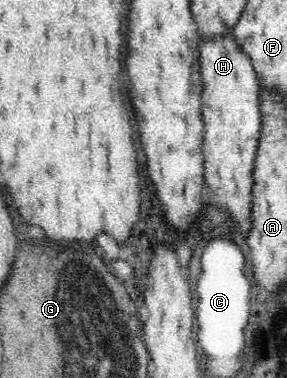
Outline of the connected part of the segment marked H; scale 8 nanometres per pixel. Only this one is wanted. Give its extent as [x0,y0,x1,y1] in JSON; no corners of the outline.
[200,34,262,237]

